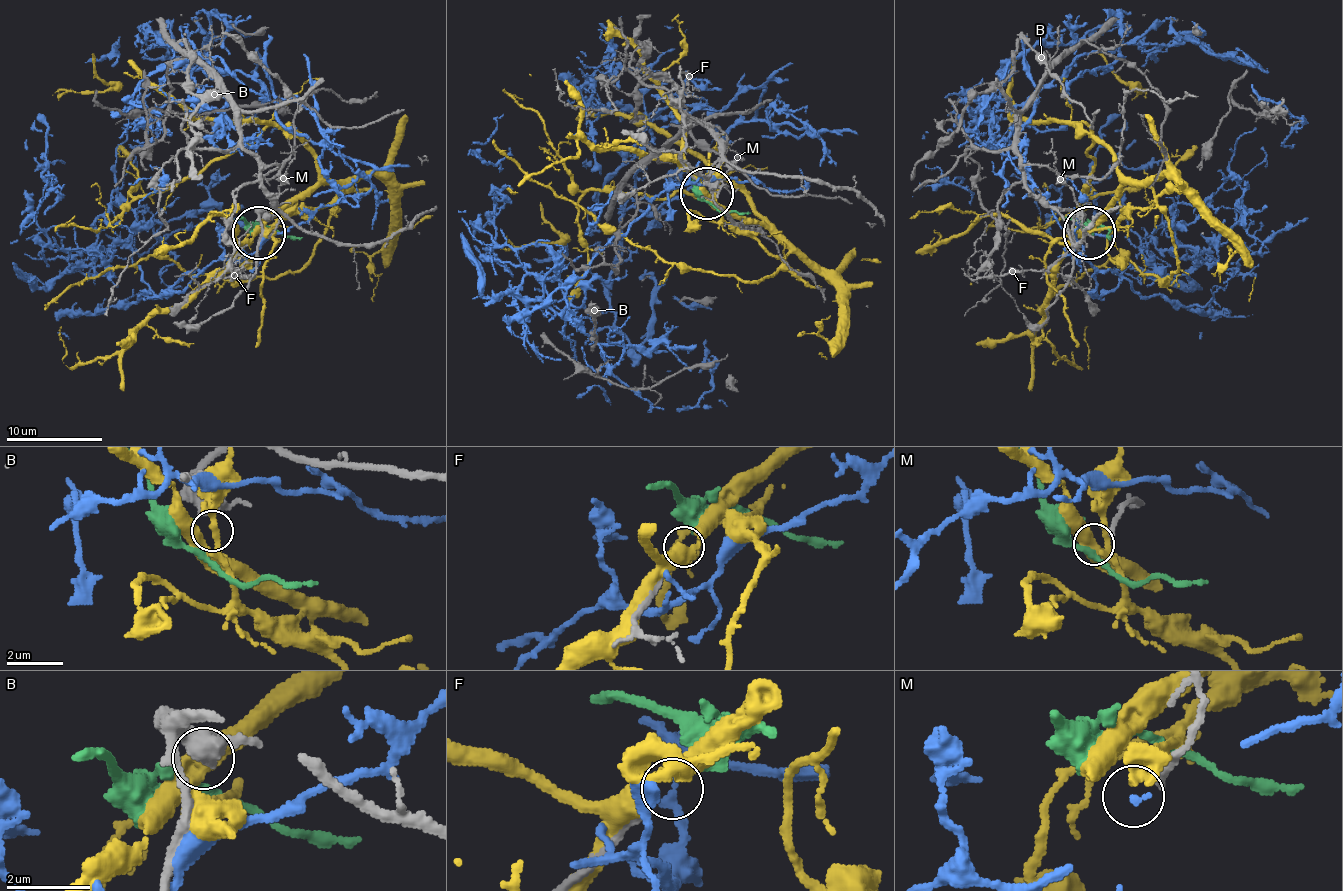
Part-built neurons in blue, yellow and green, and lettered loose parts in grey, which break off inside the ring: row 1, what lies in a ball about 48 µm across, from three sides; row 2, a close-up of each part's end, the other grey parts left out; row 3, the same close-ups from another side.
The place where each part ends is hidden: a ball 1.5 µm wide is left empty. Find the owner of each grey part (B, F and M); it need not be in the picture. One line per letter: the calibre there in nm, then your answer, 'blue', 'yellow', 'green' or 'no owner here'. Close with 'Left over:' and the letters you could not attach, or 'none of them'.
B: 460 nm thick; no owner here
F: 160 nm thick; no owner here
M: 160 nm thick; no owner here
Left over: B, F, M

